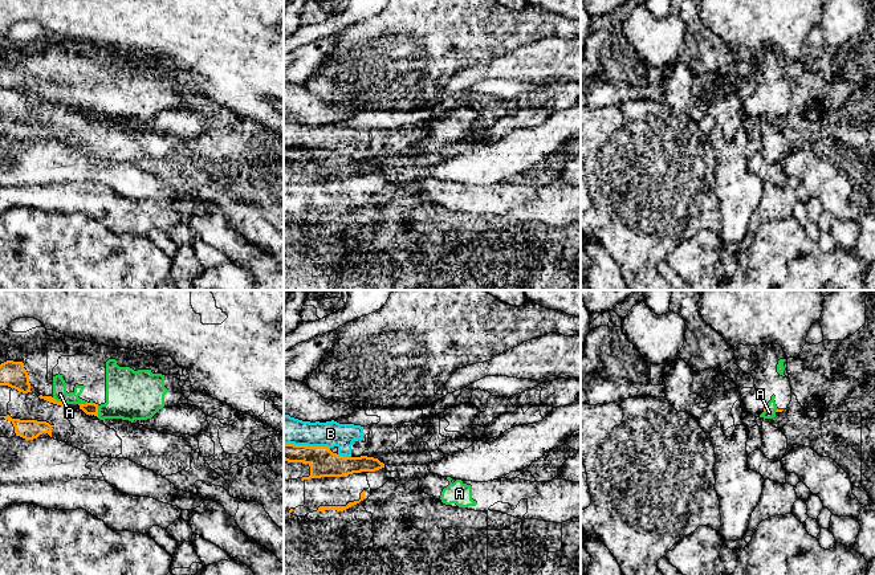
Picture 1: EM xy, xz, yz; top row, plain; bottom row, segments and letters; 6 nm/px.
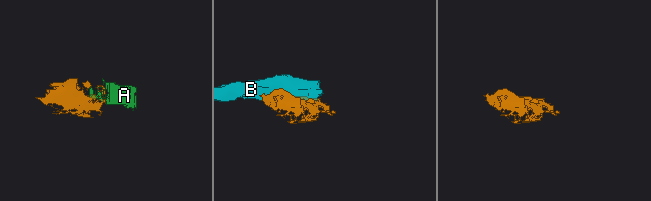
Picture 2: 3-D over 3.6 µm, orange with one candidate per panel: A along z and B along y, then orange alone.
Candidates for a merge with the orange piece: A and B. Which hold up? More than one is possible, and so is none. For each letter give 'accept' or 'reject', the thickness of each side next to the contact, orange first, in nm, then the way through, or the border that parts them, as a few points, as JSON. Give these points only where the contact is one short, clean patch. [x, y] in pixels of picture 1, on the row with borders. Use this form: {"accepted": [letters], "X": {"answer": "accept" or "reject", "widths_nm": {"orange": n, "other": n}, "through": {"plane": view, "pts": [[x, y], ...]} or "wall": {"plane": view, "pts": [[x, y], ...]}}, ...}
{"accepted": ["A"], "A": {"answer": "accept", "widths_nm": {"orange": 40, "other": 90}, "through": {"plane": "xy", "pts": [[49, 399], [61, 402], [60, 394]]}}, "B": {"answer": "reject", "widths_nm": {"orange": 170, "other": 180}}}

